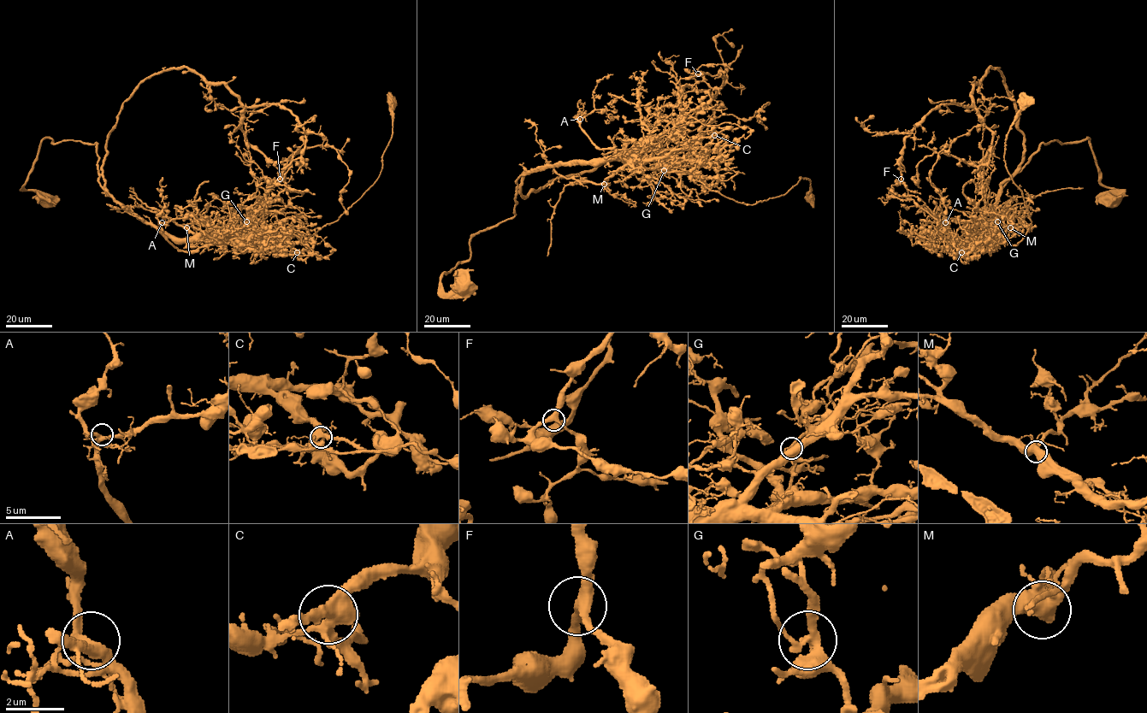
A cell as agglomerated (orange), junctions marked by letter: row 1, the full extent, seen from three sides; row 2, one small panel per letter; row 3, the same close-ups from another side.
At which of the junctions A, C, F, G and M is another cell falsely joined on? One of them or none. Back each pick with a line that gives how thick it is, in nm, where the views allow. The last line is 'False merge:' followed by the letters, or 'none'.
G: Thickness 320 nm
False merge: G

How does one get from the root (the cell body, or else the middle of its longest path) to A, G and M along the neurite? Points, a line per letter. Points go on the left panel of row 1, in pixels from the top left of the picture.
A: (44, 198), (23, 187), (40, 142), (97, 143), (98, 183), (138, 216), (198, 247), (174, 247), (162, 222)
G: (44, 198), (23, 187), (40, 142), (80, 140), (97, 143), (98, 183), (171, 235), (233, 241), (246, 222)
M: (44, 198), (23, 187), (40, 142), (97, 143), (98, 183), (115, 200), (186, 227)

